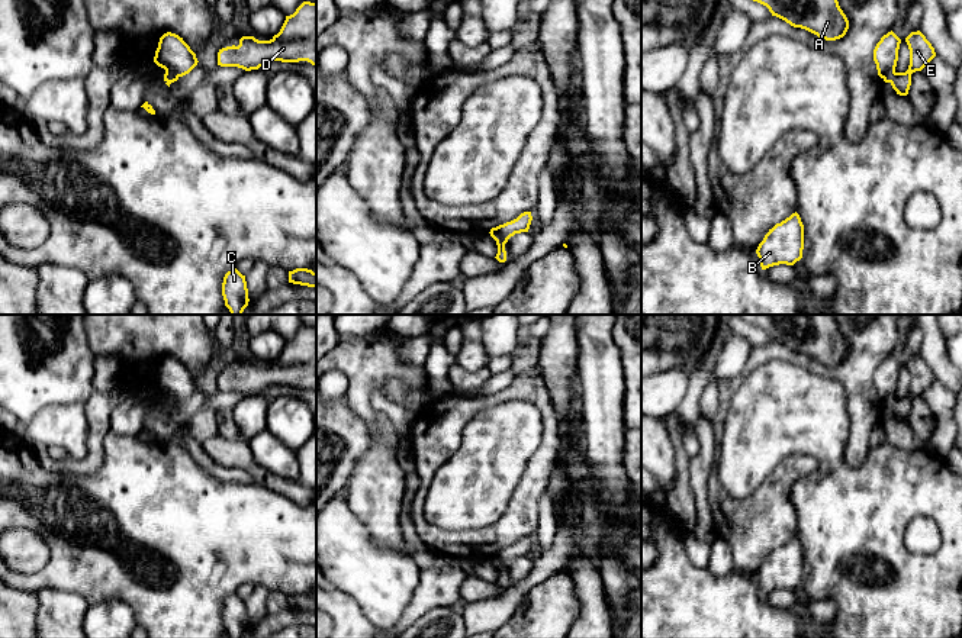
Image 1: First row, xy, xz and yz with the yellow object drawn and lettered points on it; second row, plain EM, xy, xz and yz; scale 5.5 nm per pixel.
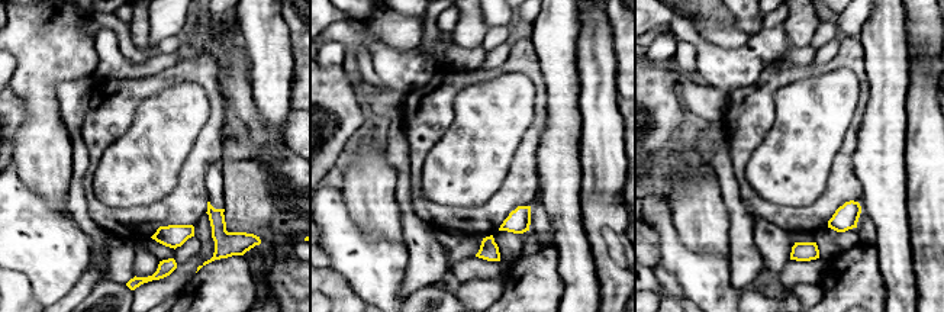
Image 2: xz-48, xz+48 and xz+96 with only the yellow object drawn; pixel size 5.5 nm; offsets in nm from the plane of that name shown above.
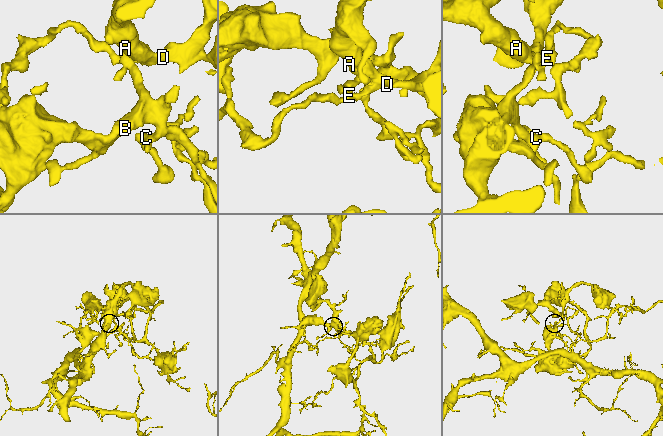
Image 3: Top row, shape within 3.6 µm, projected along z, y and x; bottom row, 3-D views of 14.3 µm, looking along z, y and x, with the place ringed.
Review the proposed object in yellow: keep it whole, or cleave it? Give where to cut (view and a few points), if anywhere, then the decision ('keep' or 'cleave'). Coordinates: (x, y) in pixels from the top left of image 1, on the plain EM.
cut xz (491, 556), (504, 569); cleave

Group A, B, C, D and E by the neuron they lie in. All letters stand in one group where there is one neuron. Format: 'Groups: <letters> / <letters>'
Groups: A D E / B C

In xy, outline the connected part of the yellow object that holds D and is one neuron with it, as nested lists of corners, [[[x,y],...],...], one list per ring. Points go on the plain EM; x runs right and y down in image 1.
[[[303,326],[270,365],[242,361],[239,370],[218,377],[218,390],[258,394],[273,387],[308,386],[316,390],[316,328]]]

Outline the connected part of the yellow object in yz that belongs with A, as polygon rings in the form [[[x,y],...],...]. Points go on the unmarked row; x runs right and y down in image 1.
[[[739,315],[794,352],[821,364],[836,365],[846,360],[849,345],[831,315]]]

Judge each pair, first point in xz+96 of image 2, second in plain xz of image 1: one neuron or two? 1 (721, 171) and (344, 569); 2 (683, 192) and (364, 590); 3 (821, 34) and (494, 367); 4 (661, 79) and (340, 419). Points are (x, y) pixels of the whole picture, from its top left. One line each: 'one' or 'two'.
1: two
2: two
3: one
4: one

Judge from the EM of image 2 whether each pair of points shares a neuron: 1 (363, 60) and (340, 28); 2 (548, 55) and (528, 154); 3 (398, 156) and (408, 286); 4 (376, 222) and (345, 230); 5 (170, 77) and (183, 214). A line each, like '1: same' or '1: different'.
1: different
2: different
3: same
4: different
5: same

